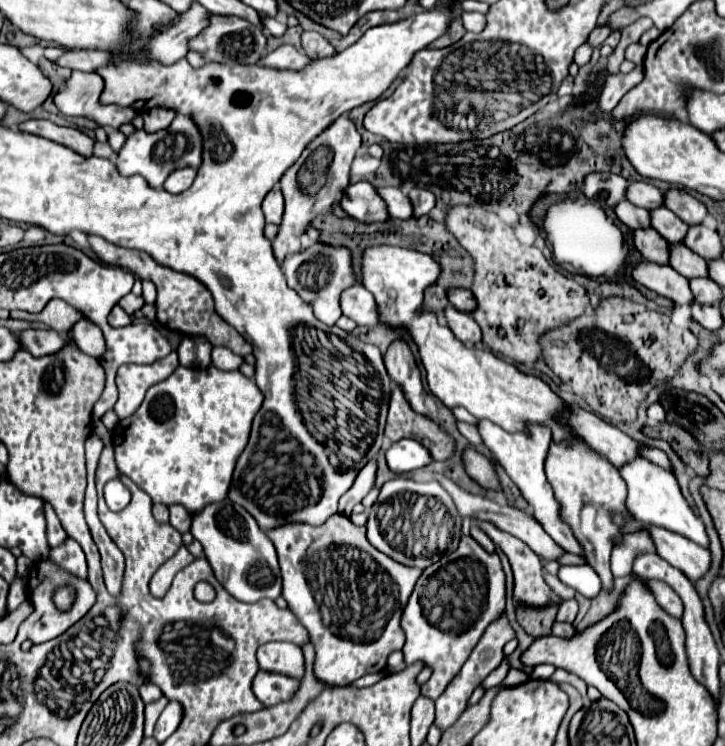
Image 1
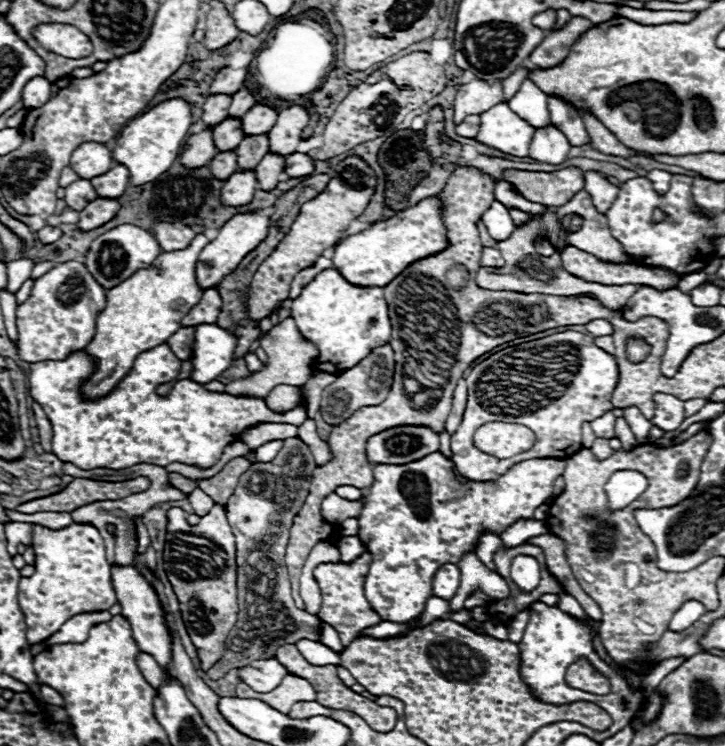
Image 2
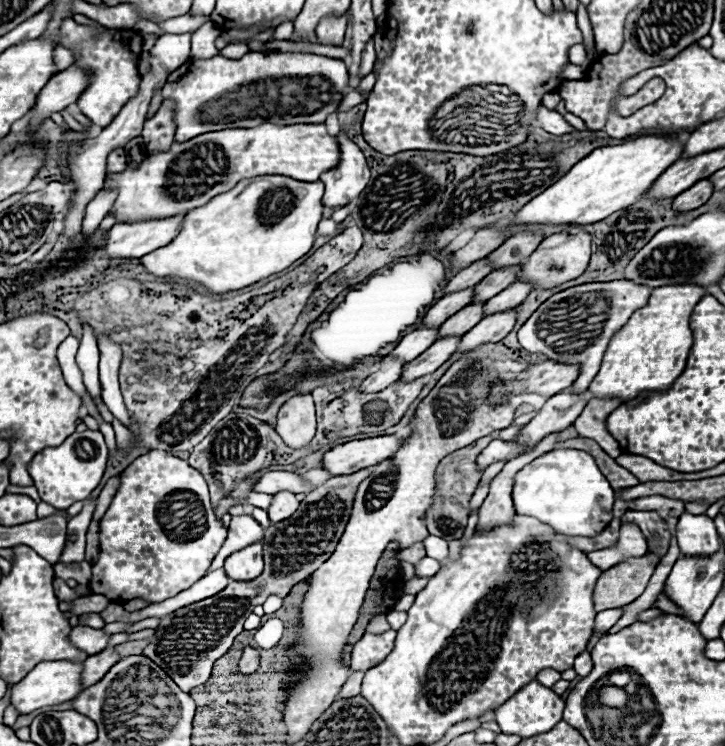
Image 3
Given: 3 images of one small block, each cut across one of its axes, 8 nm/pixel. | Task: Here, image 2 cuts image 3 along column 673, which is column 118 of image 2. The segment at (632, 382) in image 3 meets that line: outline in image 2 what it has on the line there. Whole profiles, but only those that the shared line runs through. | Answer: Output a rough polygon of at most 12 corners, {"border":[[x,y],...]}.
{"border":[[204,234],[106,292],[84,352],[88,400],[164,344],[200,302]]}

